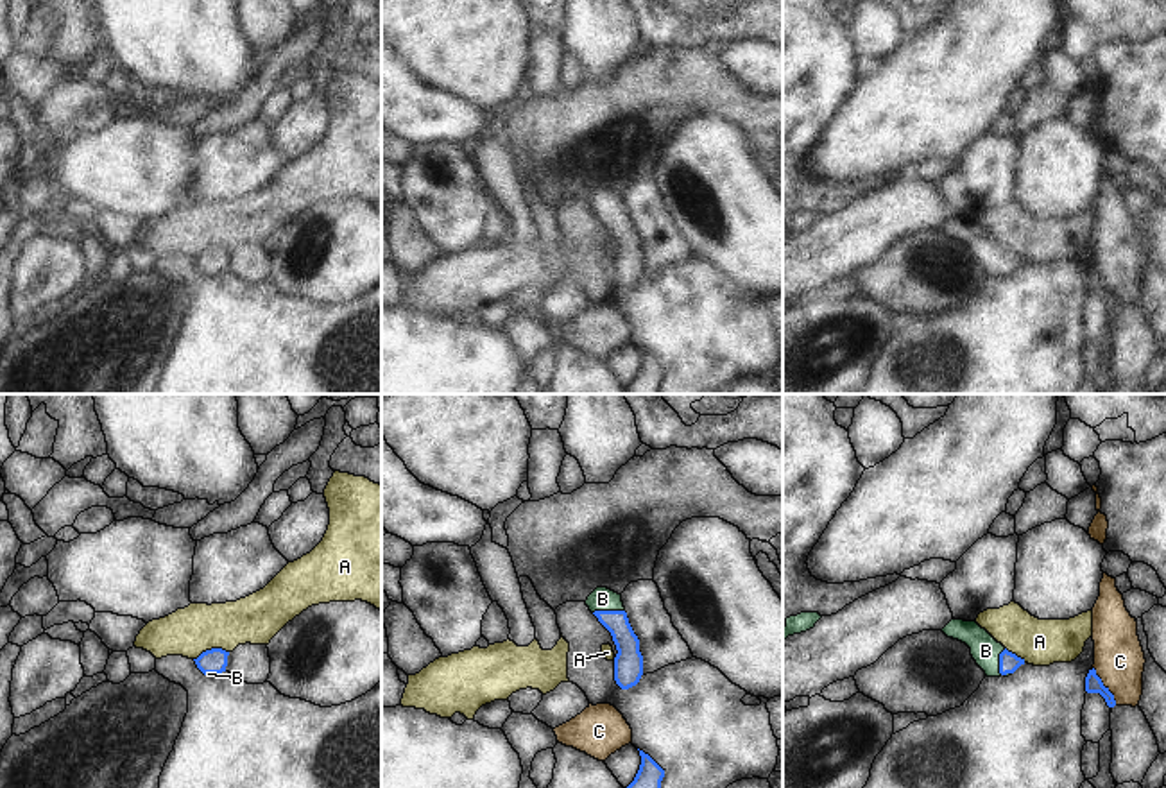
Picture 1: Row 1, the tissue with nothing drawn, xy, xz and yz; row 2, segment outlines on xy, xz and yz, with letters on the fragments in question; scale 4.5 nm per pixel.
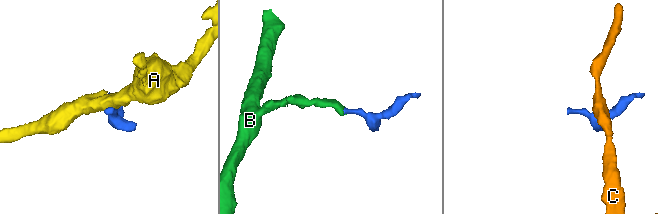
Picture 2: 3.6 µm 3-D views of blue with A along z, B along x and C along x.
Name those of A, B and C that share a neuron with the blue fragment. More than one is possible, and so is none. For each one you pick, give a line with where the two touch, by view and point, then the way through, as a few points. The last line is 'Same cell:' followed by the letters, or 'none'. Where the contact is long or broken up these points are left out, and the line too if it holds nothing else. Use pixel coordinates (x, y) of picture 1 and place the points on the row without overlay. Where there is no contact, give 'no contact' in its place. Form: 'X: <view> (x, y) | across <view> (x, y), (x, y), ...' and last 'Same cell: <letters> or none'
B: xz (608, 210) | across xz (629, 260), (627, 240), (608, 210), (602, 197)
Same cell: B

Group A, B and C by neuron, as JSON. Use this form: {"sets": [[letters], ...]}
{"sets": [["A"], ["B"], ["C"]]}

